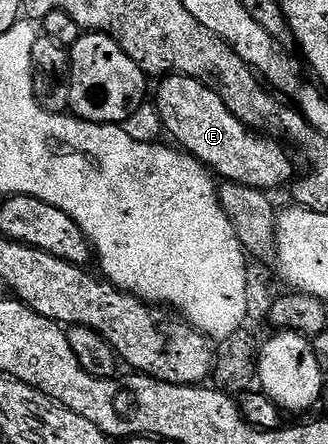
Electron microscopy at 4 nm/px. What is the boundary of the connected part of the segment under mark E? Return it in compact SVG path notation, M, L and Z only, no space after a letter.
M183 73L166 75L159 81L162 82L158 85L156 104L160 111L163 130L169 136L171 133L185 152L201 165L205 165L223 182L271 191L270 189L278 189L281 185L289 186L295 180L296 172L294 173L294 161L290 158L291 150L281 141L276 141L273 137L264 137L250 130L244 123L240 123L240 119L236 119L236 115L232 115L232 111L224 107L224 99L220 99L220 95L216 95L216 91L212 91L204 82L185 77Z

